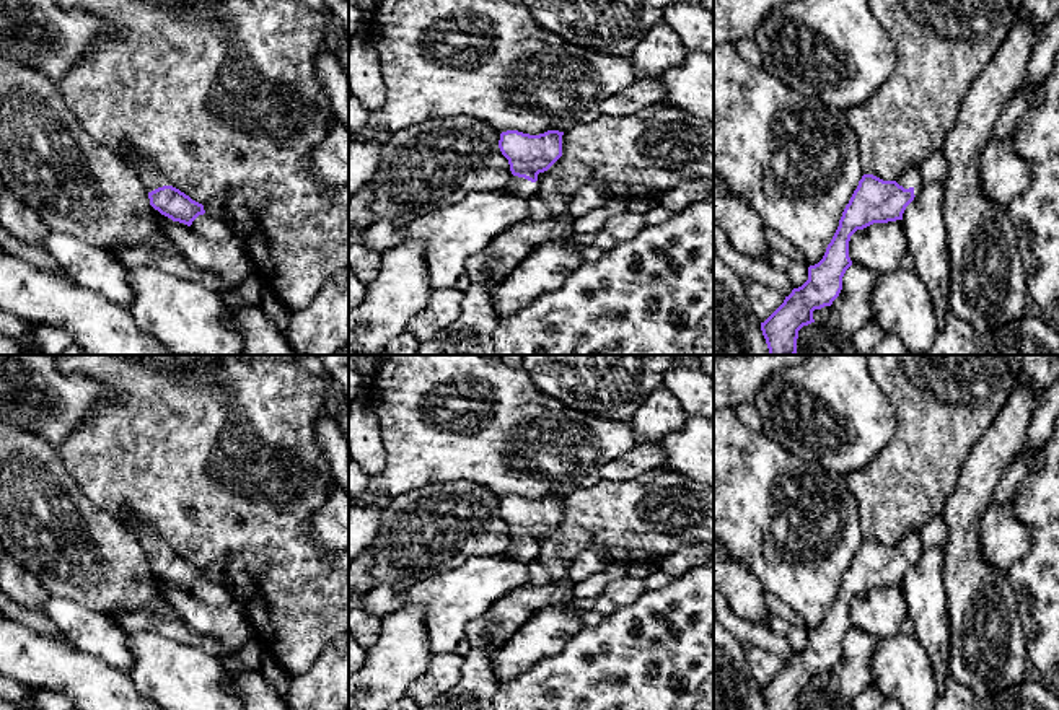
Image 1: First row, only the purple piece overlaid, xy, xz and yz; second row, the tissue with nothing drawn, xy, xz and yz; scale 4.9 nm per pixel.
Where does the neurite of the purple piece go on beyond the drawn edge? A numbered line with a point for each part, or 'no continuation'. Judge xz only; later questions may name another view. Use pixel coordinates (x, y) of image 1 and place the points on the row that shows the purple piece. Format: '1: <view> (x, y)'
no continuation

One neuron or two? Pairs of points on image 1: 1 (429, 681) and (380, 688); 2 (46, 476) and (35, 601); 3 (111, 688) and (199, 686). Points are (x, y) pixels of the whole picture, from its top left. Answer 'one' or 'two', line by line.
1: two
2: two
3: two

